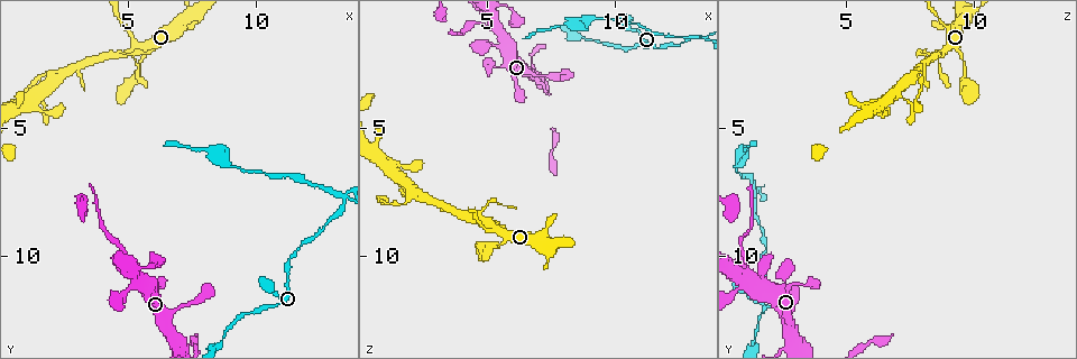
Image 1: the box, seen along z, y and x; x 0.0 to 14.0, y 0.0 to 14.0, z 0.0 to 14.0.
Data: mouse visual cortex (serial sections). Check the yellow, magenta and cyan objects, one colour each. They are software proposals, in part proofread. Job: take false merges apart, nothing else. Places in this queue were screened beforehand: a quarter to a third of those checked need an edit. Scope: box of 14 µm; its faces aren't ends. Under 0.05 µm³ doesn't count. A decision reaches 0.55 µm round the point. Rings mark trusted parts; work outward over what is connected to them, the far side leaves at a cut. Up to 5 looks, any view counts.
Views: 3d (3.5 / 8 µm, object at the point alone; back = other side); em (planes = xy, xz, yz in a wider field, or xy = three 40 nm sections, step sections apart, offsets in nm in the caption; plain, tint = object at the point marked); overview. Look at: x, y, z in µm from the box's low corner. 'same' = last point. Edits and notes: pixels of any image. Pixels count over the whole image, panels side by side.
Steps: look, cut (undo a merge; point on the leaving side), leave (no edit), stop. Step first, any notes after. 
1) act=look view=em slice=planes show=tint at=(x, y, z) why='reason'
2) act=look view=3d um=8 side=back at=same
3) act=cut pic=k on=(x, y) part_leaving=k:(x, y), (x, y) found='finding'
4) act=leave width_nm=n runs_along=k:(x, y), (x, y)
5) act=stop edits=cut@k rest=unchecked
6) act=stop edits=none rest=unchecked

act=look view=3d um=3.5 at=(5.2, 2.1, 8.7) why='two arms in line, one across'

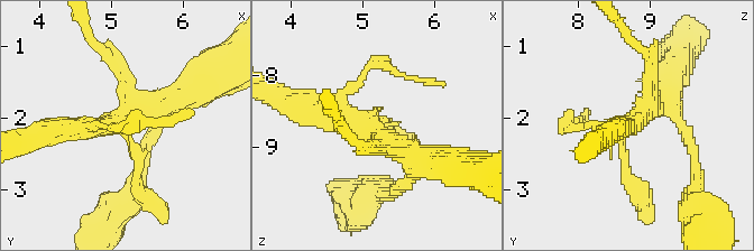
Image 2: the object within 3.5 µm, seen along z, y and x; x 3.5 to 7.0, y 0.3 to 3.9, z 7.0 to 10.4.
act=look view=em slice=xy step=3 show=tint at=(5.15, 2.00, 8.75)

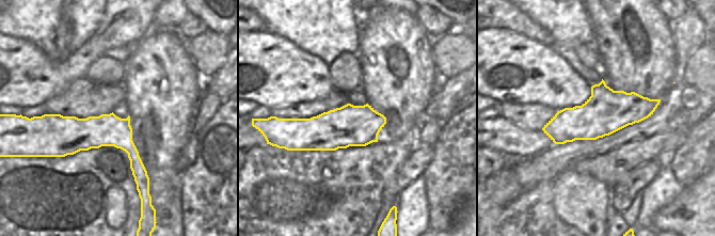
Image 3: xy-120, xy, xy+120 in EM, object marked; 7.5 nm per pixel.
act=look view=em slice=xy step=1 show=tint at=same

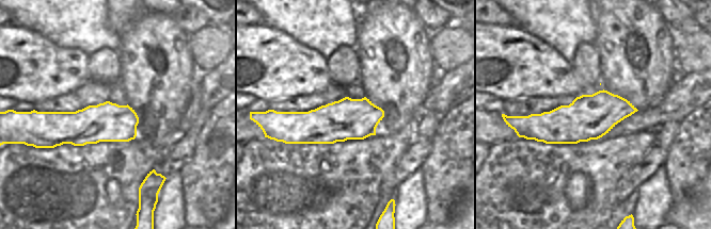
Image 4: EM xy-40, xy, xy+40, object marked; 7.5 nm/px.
act=leave runs_along=2:(432, 163), (301, 108) found='all the same cell'

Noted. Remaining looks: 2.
act=look view=3d um=3.5 side=back at=(13.4, 8.0, 1.5) why='abrupt turn'

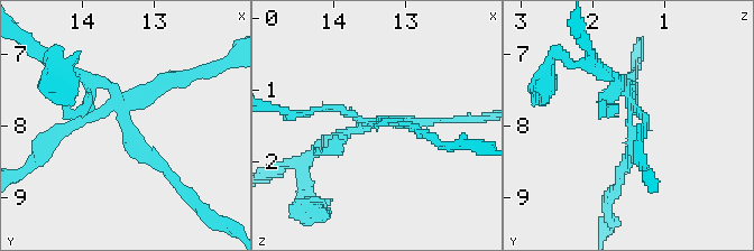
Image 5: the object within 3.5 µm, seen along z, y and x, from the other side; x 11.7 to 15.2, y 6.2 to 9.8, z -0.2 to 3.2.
act=look view=em slice=xy step=3 show=tint at=(13.35, 7.95, 1.45) why='shape alone is not enough'

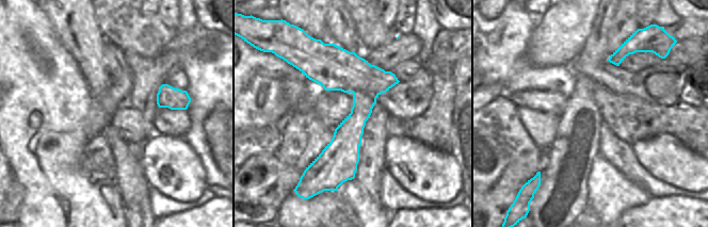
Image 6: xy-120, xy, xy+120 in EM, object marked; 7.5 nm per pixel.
act=cut pic=5 on=(77, 122) part_leaving=5:(135, 108), (158, 83), (228, 59) found='a second cell is stuck on'

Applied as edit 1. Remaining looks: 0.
act=stop edits=cut@5 rest=unchecked

